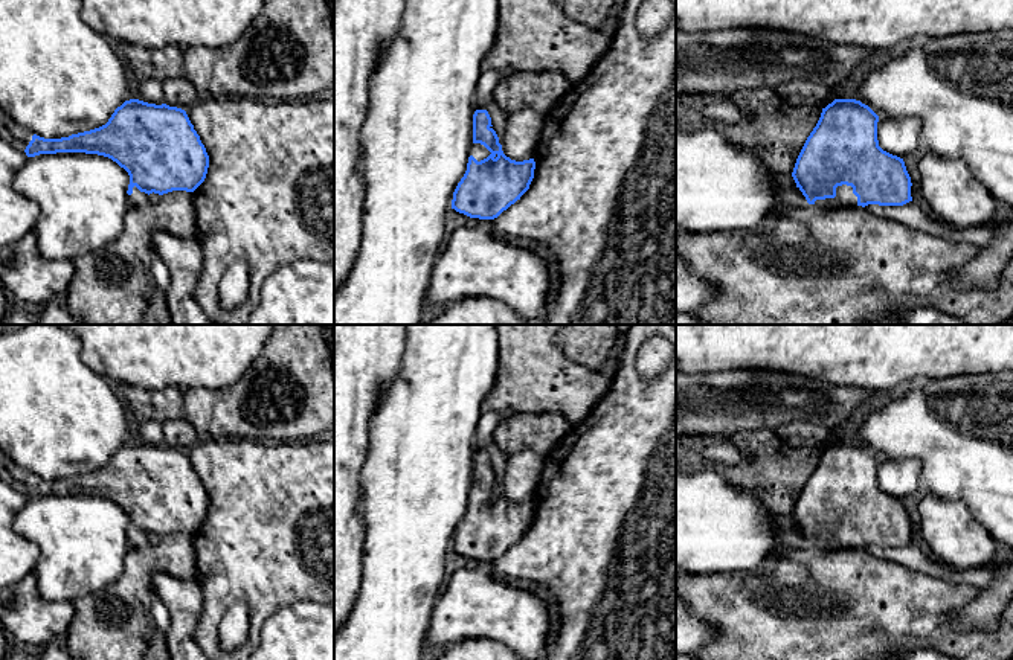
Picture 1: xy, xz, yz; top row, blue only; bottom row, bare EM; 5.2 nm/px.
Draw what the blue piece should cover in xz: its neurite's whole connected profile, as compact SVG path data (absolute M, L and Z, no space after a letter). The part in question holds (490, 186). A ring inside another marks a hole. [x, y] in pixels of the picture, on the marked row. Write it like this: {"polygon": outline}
{"polygon": "M476 110L473 146L452 209L470 218L494 219L529 189L534 169L534 159L516 162L503 154L488 111Z"}

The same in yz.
{"polygon": "M835 99L822 108L792 172L809 204L844 209L912 201L905 162L879 146L877 122L856 99Z"}

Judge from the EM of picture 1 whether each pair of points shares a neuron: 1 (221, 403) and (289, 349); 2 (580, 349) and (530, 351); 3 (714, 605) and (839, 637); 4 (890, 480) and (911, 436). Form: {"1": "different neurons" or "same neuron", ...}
{"1": "same neuron", "2": "different neurons", "3": "same neuron", "4": "different neurons"}

